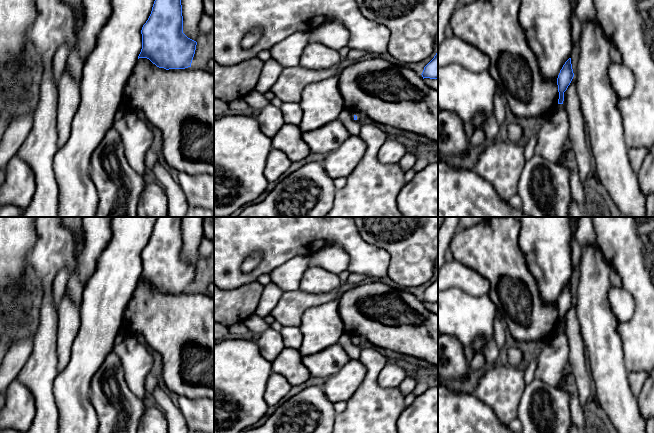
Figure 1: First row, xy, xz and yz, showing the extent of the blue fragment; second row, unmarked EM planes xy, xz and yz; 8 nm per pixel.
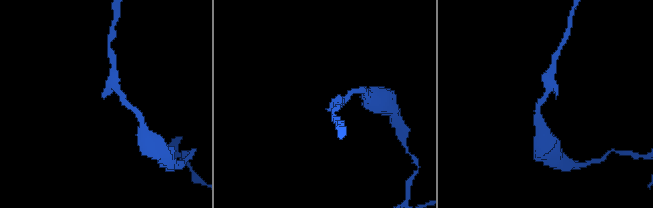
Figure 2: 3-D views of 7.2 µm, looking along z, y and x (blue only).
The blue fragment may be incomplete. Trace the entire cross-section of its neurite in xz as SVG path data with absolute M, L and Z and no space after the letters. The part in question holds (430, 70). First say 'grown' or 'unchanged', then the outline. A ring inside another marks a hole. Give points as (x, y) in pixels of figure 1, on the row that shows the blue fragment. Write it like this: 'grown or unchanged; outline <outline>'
unchanged; outline M438 52L434 56L434 58L424 67L422 72L422 77L437 79L438 78Z

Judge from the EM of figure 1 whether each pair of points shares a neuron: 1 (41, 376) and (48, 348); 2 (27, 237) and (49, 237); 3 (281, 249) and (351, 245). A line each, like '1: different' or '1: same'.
1: same
2: different
3: same

